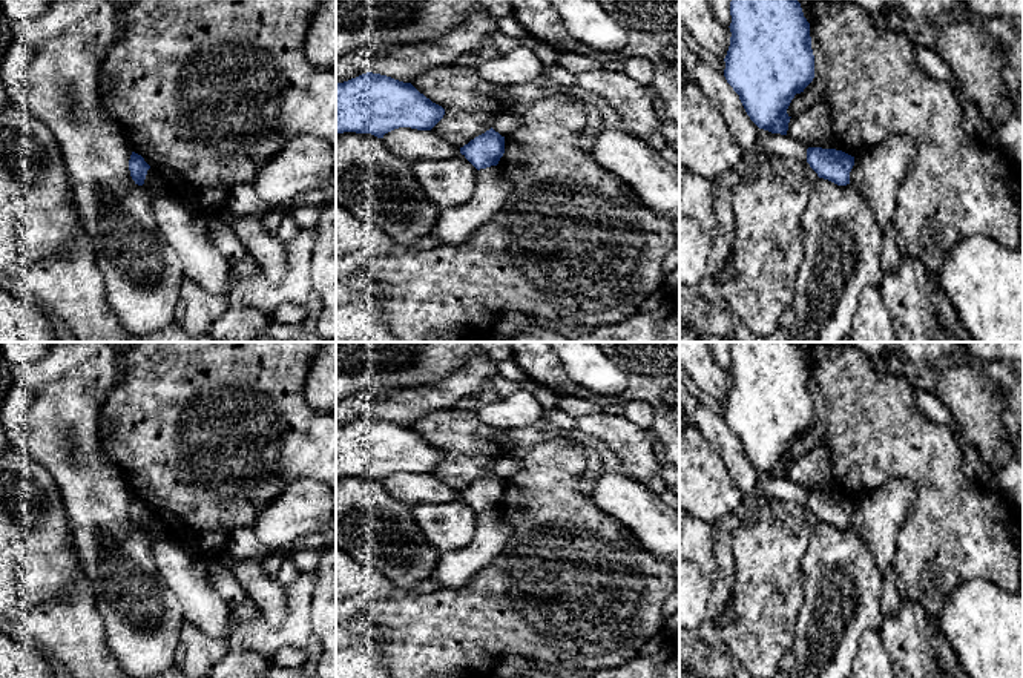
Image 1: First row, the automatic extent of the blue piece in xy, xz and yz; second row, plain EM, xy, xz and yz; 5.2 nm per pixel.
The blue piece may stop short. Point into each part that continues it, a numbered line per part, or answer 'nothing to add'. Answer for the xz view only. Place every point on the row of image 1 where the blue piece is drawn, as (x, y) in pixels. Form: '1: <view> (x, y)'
nothing to add

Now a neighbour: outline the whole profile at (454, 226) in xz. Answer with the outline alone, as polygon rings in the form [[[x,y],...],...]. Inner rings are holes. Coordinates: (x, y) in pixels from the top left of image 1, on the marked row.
[[[498,164],[477,170],[472,196],[459,206],[442,210],[431,235],[439,238],[440,245],[460,245],[497,215],[511,190],[511,179],[502,173]]]

